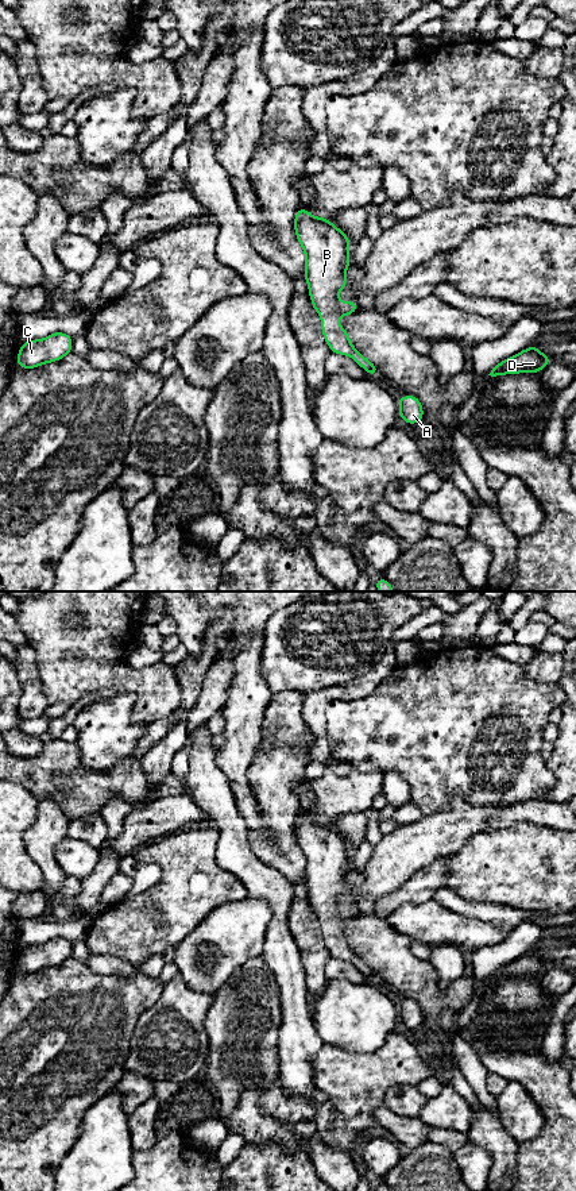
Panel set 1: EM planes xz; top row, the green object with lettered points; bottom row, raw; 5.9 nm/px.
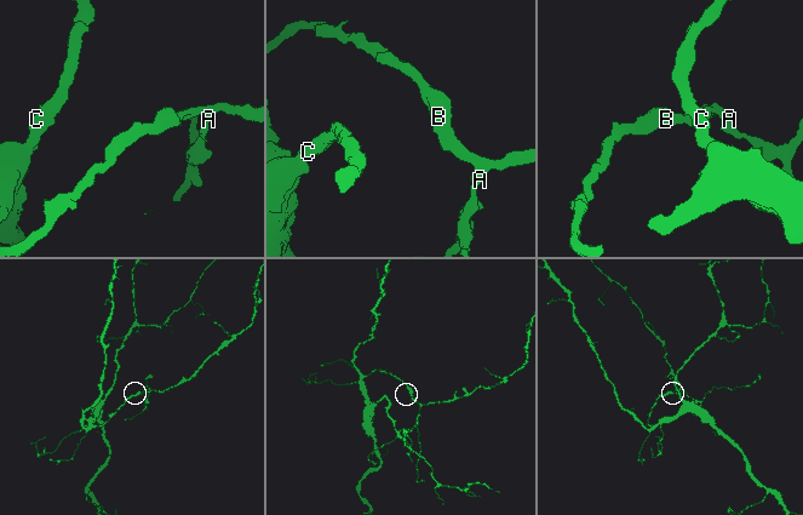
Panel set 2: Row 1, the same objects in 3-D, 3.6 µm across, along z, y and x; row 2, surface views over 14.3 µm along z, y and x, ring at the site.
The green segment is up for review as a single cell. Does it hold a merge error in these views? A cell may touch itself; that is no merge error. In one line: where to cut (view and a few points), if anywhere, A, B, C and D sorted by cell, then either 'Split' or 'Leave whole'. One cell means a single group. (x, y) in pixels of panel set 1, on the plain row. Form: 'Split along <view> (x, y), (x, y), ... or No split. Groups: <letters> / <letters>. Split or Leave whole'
No split. Groups: A B C D. Leave whole

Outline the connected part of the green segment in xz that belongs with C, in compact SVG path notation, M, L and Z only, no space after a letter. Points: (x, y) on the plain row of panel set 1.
M54 937L43 944L23 947L18 957L16 970L28 975L43 968L59 965L71 957L71 951L71 941L63 937Z

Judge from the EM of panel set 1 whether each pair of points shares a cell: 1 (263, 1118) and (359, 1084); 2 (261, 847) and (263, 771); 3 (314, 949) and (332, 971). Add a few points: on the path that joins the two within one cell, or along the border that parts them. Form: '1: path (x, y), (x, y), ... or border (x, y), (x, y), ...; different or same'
1: path (288, 1112), (332, 1112), (335, 1109); same
2: path (278, 839), (278, 802), (275, 794); same
3: border (331, 956), (325, 964), (327, 979); different

